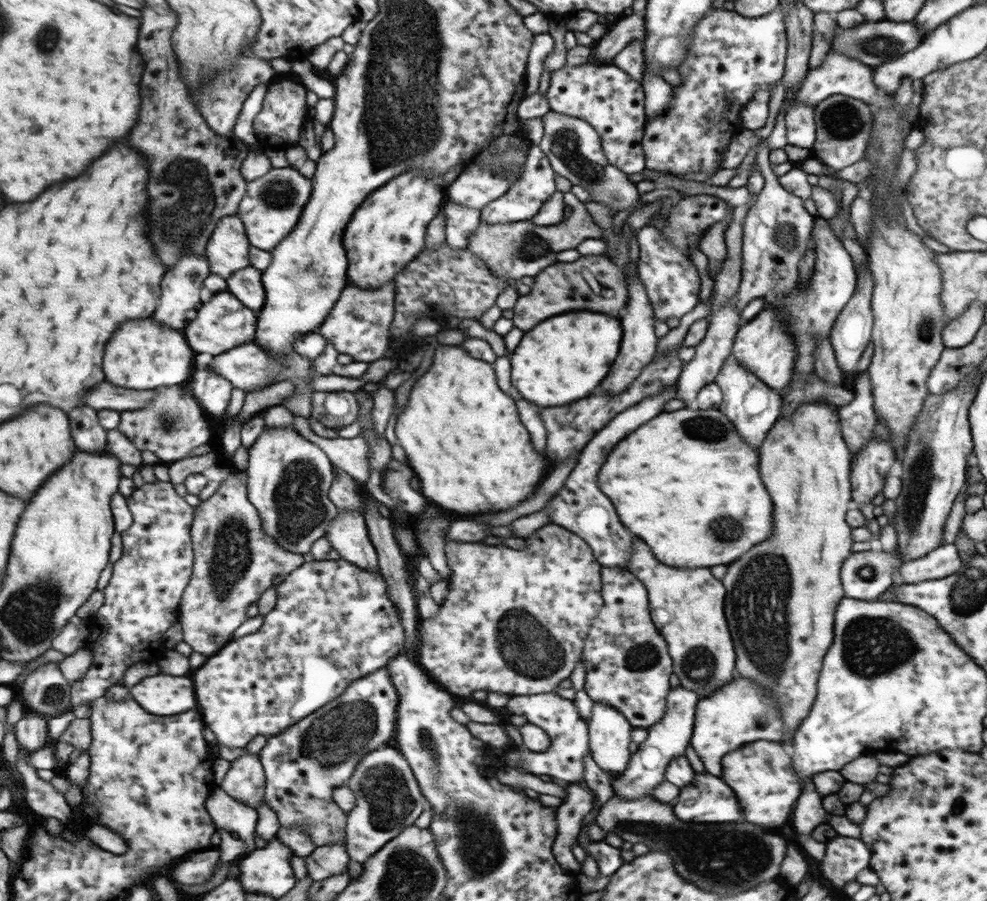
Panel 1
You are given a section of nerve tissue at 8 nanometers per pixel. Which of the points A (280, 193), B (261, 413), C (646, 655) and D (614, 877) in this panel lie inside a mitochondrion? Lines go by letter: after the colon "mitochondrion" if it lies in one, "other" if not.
A: mitochondrion
B: other
C: mitochondrion
D: other

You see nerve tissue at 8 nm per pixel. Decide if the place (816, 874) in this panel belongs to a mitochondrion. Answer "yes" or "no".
no

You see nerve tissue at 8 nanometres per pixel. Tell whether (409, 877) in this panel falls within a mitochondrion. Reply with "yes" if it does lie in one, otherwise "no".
yes

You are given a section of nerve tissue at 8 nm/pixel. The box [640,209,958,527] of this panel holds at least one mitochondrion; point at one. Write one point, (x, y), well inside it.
(703, 428)

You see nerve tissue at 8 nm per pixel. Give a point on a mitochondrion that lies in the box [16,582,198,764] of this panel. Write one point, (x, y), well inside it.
(54, 697)

